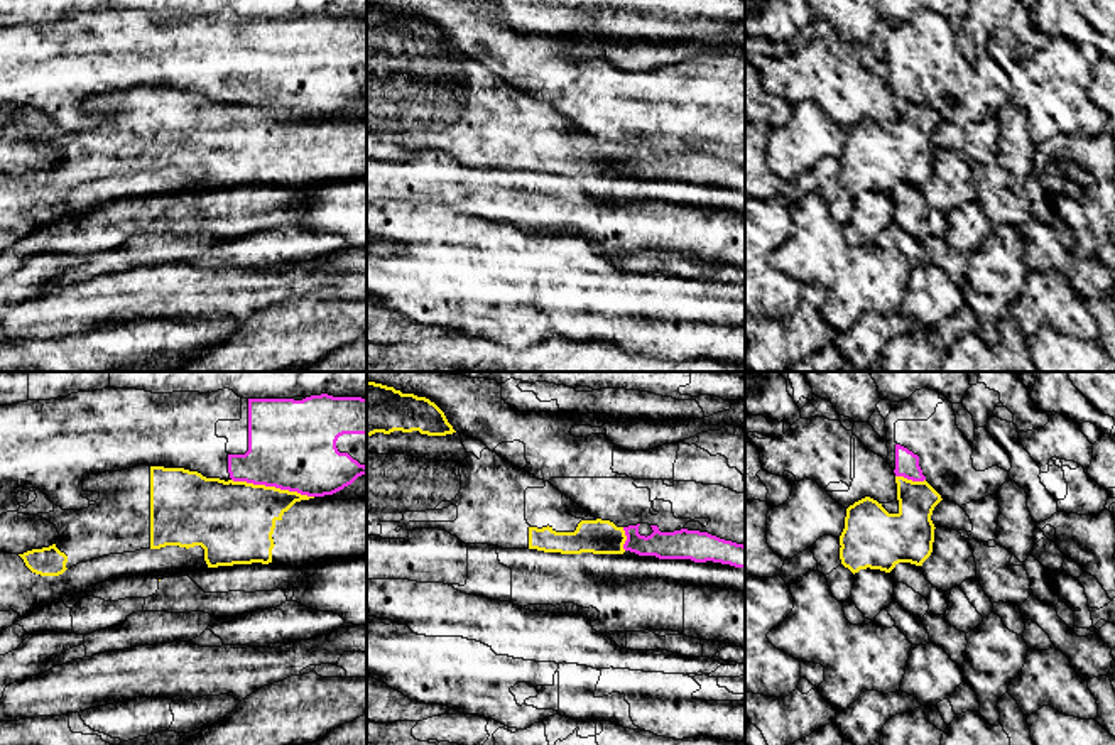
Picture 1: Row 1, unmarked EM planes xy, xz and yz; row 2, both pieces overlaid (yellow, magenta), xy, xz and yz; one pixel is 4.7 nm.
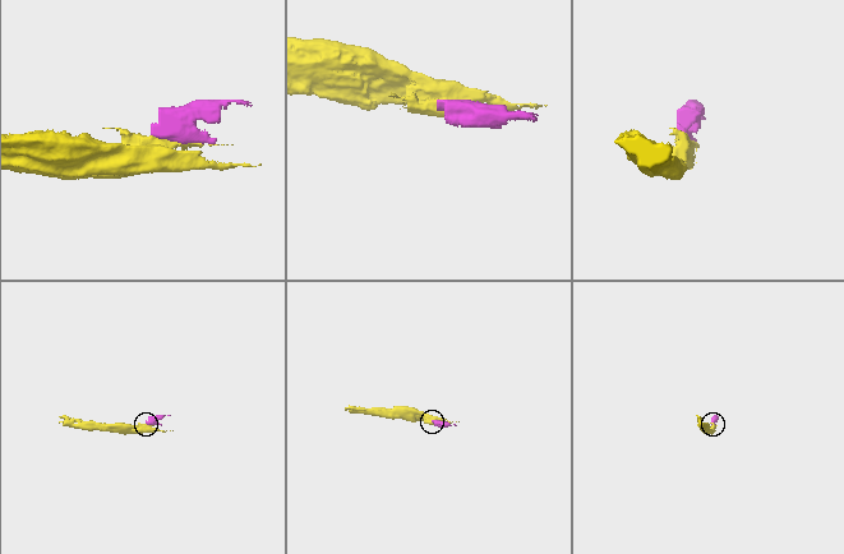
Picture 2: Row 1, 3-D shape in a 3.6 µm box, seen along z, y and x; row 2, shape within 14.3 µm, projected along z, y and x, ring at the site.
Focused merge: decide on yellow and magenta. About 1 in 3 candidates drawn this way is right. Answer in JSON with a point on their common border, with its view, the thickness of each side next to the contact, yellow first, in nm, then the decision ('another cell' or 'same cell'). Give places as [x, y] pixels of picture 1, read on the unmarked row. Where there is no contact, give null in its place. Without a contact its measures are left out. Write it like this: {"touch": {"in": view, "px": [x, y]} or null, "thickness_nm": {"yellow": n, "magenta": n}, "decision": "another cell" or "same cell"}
{"touch": {"in": "xy", "px": [272, 108]}, "thickness_nm": {"yellow": 380, "magenta": 420}, "decision": "another cell"}

